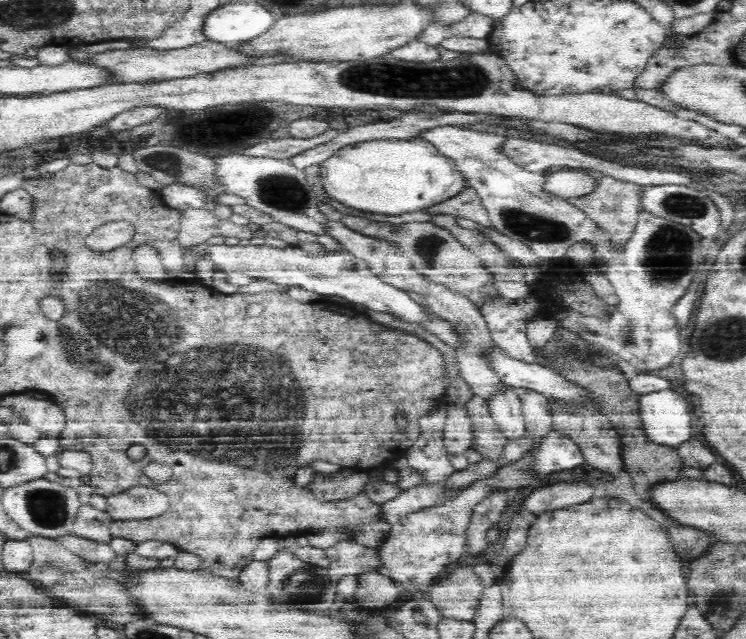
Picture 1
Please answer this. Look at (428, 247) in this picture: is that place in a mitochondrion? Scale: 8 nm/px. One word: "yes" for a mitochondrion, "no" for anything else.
yes

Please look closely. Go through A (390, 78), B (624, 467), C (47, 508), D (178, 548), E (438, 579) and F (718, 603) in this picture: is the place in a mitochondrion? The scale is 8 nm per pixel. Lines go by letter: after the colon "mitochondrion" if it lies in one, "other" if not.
A: mitochondrion
B: other
C: mitochondrion
D: other
E: other
F: mitochondrion

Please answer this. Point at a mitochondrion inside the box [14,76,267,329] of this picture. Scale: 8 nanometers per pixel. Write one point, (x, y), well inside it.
(178, 170)

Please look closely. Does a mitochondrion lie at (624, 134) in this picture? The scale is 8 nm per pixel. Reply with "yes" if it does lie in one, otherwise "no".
no

